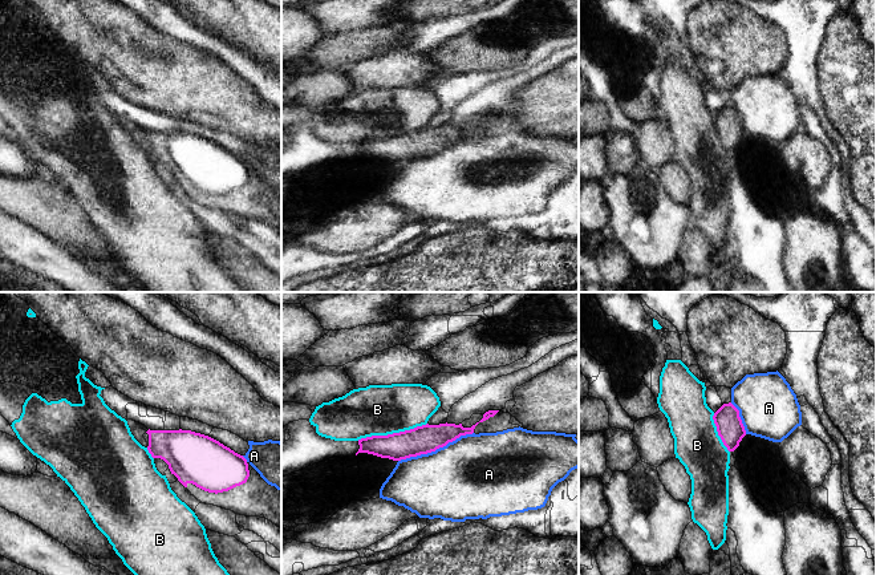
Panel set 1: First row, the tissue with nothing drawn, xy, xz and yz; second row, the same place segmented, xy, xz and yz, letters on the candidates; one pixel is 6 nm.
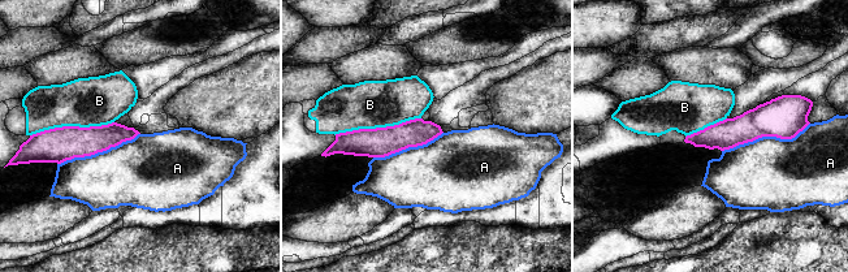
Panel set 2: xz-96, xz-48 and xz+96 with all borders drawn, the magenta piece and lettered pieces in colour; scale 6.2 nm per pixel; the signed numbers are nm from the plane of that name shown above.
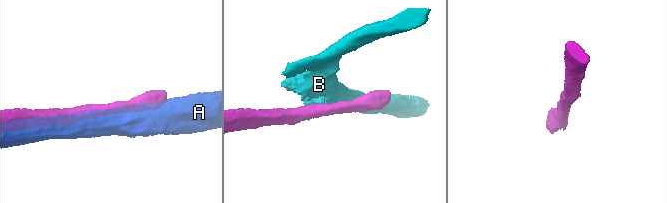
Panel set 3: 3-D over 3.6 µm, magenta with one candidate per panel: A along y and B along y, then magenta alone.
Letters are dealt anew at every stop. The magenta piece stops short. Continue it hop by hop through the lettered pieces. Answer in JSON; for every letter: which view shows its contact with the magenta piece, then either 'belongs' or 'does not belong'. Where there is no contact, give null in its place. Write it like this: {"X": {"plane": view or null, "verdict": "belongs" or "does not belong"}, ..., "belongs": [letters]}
{"A": {"plane": "xz", "verdict": "does not belong"}, "B": {"plane": "xz", "verdict": "does not belong"}, "belongs": []}

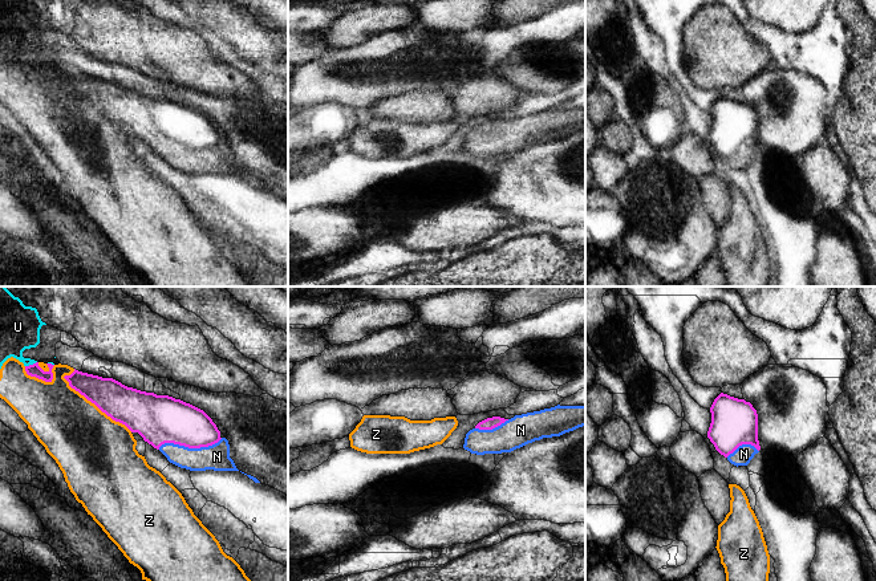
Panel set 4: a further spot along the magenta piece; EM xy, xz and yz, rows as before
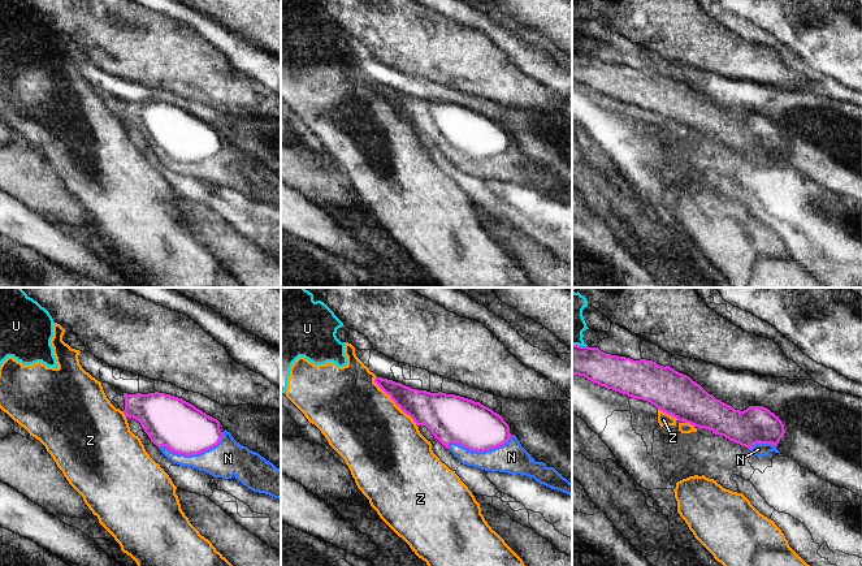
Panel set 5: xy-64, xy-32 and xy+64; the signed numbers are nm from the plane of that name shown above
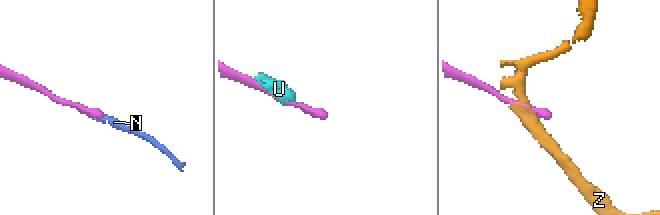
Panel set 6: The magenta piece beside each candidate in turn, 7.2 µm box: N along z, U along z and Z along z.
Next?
{"N": {"plane": "xy", "verdict": "belongs"}, "U": {"plane": "xy", "verdict": "does not belong"}, "Z": {"plane": "xy", "verdict": "does not belong"}, "belongs": ["N"]}

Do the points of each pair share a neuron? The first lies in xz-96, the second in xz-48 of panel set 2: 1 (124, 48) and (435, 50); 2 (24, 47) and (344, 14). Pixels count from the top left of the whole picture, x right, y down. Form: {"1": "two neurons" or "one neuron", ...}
{"1": "one neuron", "2": "two neurons"}

